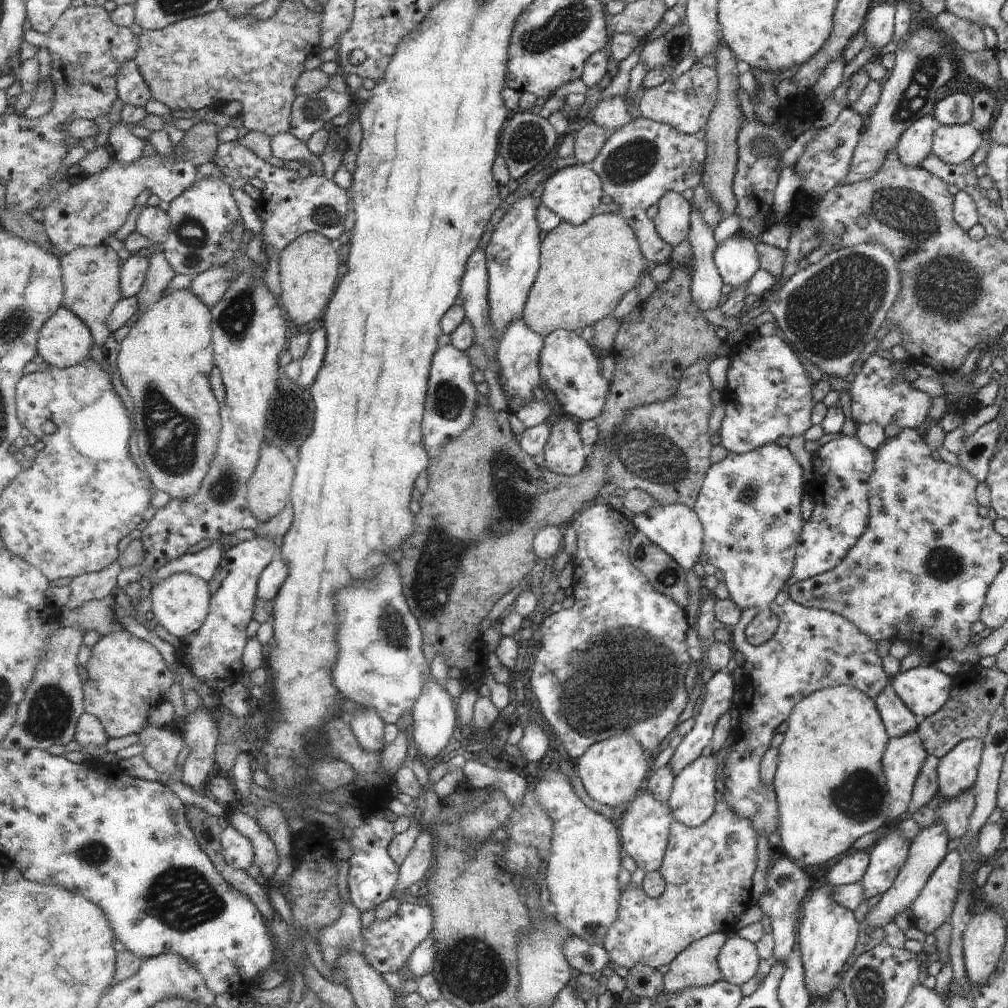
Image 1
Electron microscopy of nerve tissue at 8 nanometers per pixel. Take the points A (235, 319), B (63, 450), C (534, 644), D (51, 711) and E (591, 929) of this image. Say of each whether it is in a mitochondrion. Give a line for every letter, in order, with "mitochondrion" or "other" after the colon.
A: mitochondrion
B: other
C: other
D: mitochondrion
E: mitochondrion

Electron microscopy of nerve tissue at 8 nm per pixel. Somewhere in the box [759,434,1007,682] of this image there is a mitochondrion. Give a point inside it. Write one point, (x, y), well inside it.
(944, 564)

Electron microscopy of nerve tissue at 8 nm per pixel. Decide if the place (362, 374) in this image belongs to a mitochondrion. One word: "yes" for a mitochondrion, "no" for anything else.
no

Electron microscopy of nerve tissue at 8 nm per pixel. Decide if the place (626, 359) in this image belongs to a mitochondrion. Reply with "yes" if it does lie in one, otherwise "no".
no

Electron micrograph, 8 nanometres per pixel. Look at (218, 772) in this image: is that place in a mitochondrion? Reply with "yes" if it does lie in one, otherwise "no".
no

